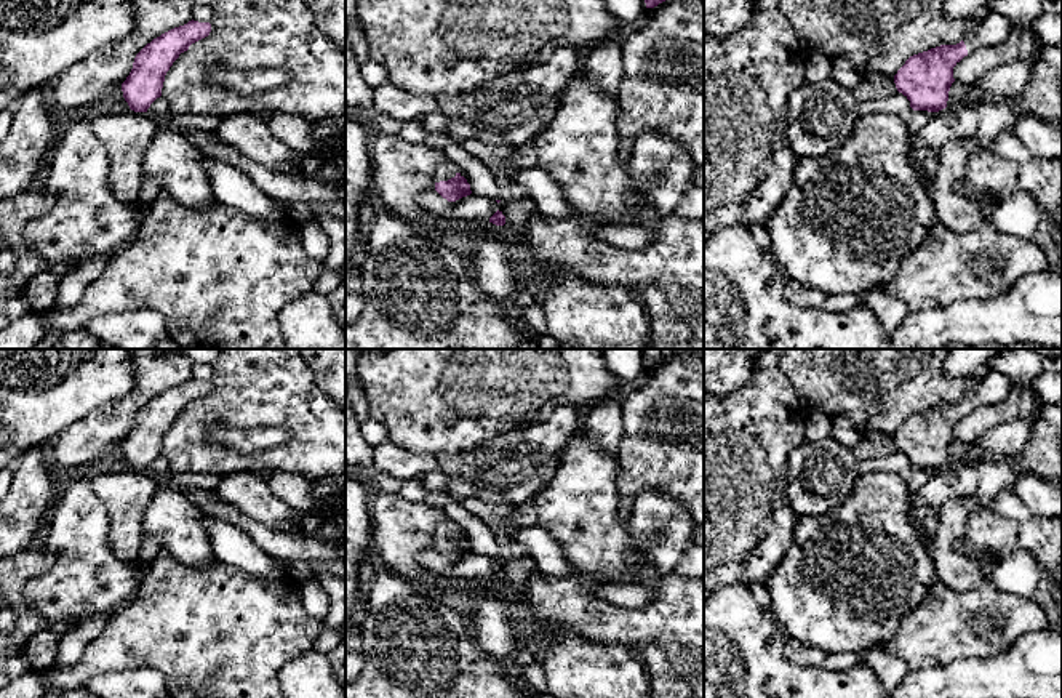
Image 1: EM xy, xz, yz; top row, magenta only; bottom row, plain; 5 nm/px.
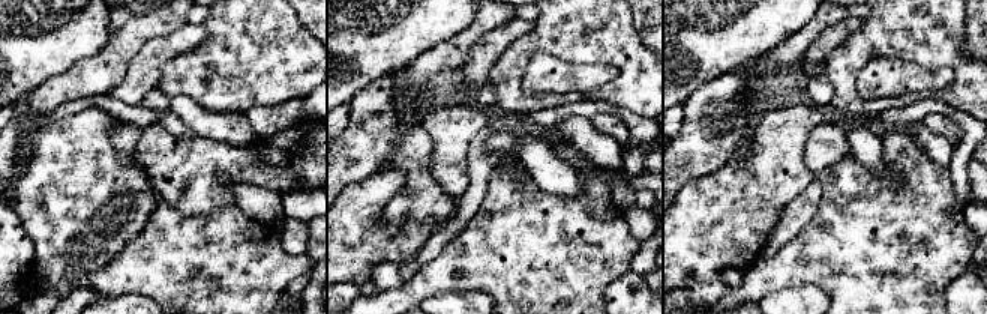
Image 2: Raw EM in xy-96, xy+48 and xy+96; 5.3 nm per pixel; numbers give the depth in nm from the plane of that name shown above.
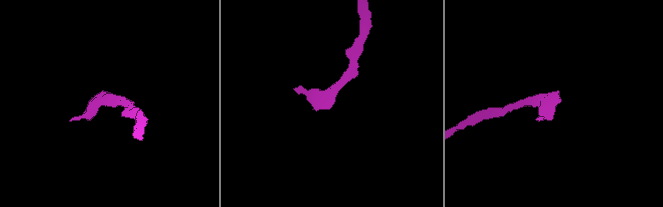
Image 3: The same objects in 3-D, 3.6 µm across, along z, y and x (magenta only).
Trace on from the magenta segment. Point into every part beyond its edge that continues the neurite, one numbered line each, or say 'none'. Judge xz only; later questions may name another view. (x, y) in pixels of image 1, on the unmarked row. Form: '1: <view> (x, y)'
1: xz (448, 529)

